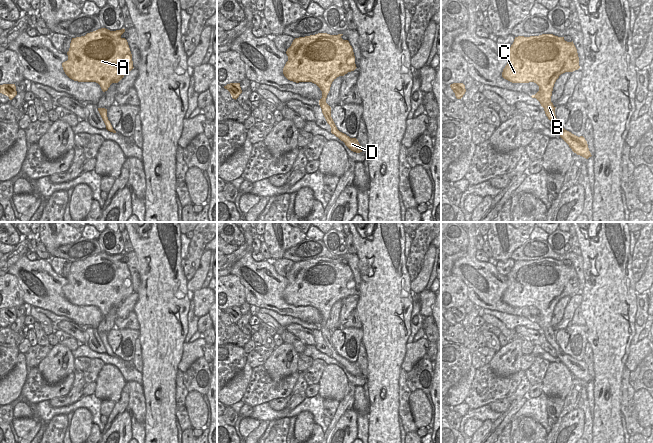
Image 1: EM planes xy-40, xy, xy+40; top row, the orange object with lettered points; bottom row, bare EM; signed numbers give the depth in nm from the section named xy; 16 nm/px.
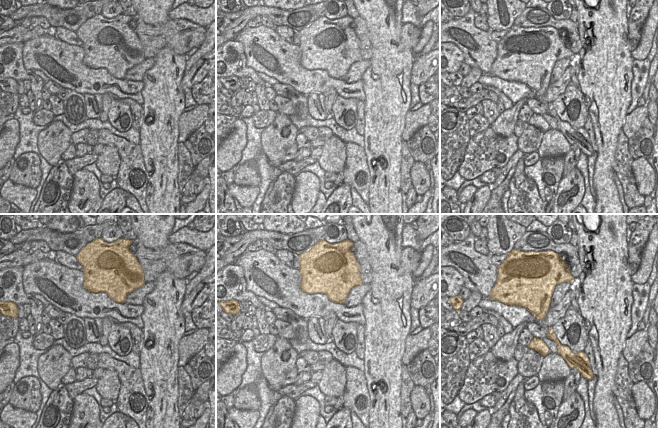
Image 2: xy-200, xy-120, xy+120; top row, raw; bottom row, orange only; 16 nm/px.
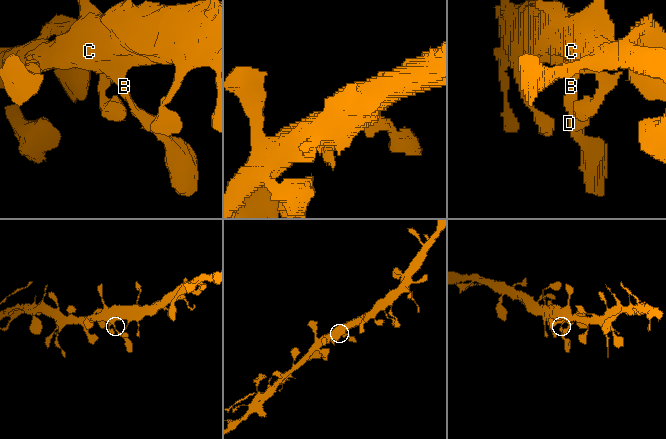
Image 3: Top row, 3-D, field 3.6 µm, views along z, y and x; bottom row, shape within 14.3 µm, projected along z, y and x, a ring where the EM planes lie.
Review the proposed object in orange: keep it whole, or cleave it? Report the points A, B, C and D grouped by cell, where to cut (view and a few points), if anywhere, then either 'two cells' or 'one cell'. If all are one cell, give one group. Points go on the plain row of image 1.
groups A B C D; cut none; one cell

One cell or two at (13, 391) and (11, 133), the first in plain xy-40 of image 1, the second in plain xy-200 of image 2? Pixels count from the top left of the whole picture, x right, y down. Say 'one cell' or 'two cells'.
one cell

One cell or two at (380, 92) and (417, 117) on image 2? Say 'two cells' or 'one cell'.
two cells

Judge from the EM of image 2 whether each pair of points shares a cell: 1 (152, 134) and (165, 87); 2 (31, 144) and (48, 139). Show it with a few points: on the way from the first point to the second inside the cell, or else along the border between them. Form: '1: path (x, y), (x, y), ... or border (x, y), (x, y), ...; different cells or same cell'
1: path (159, 122), (163, 99); same cell
2: border (47, 125), (38, 134), (37, 149), (48, 162); different cells

